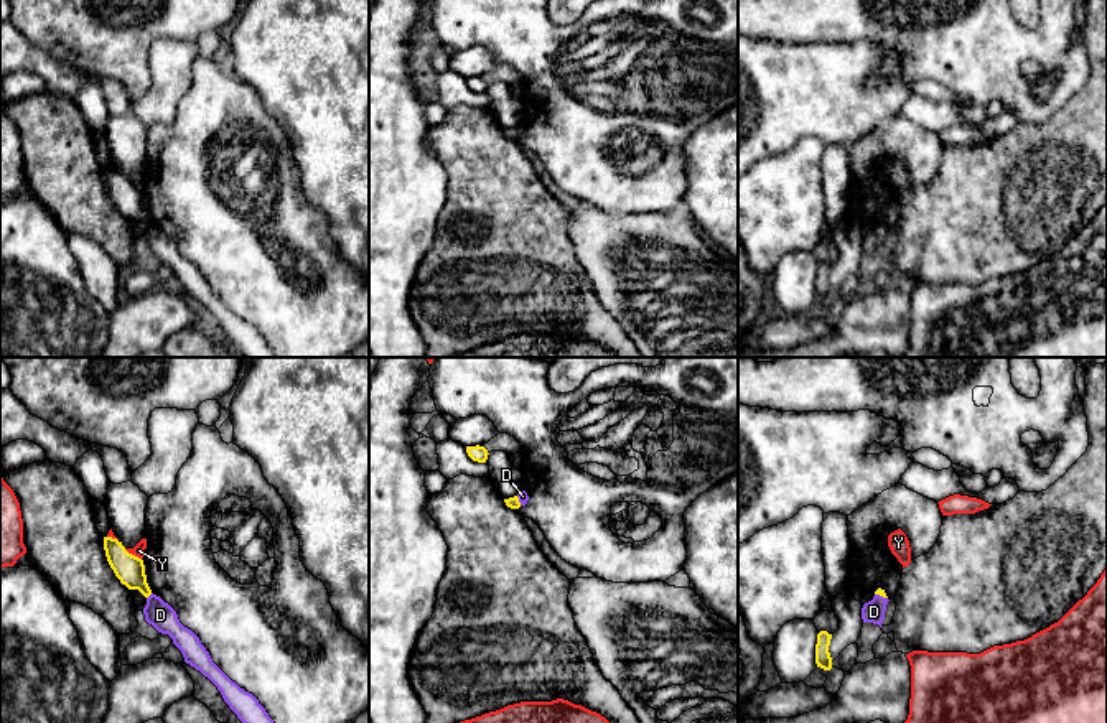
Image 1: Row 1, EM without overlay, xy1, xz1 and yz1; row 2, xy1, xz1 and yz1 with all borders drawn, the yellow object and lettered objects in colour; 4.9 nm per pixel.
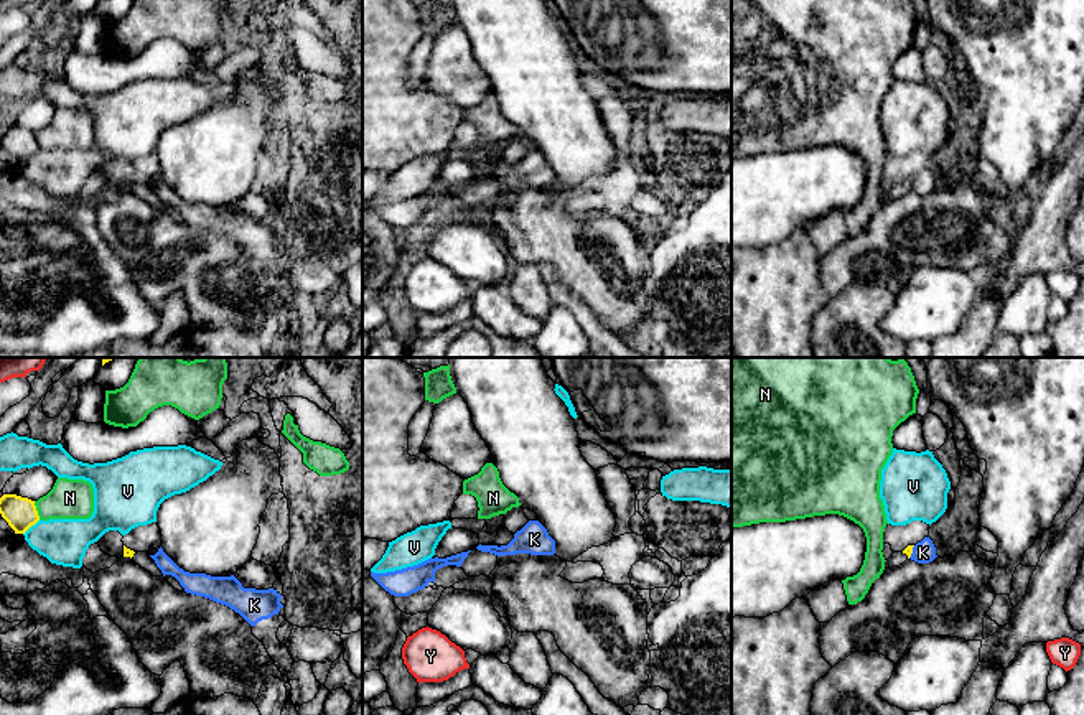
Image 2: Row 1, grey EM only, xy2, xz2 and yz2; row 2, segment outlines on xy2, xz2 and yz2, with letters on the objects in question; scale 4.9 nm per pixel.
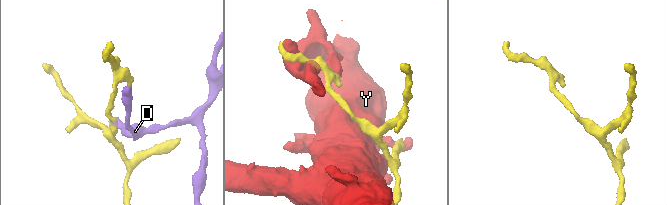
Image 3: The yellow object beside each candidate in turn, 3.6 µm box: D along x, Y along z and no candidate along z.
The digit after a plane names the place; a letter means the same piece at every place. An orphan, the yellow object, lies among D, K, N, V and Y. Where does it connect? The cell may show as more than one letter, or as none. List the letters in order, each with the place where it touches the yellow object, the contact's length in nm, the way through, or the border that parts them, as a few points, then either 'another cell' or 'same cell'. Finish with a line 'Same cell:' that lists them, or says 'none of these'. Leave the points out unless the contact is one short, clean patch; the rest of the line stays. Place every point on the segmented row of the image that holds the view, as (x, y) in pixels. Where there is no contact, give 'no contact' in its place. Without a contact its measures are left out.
D: xy1 (149, 595) | 40 nm | along xy1 (152, 593), (147, 598) | another cell
K: yz2 (911, 552) | 70 nm | another cell
N: xy2 (35, 509) | 90 nm | another cell
V: xy2 (32, 524) | 120 nm | another cell
Y: xy1 (130, 554) | 100 nm | another cell
Same cell: none of these

